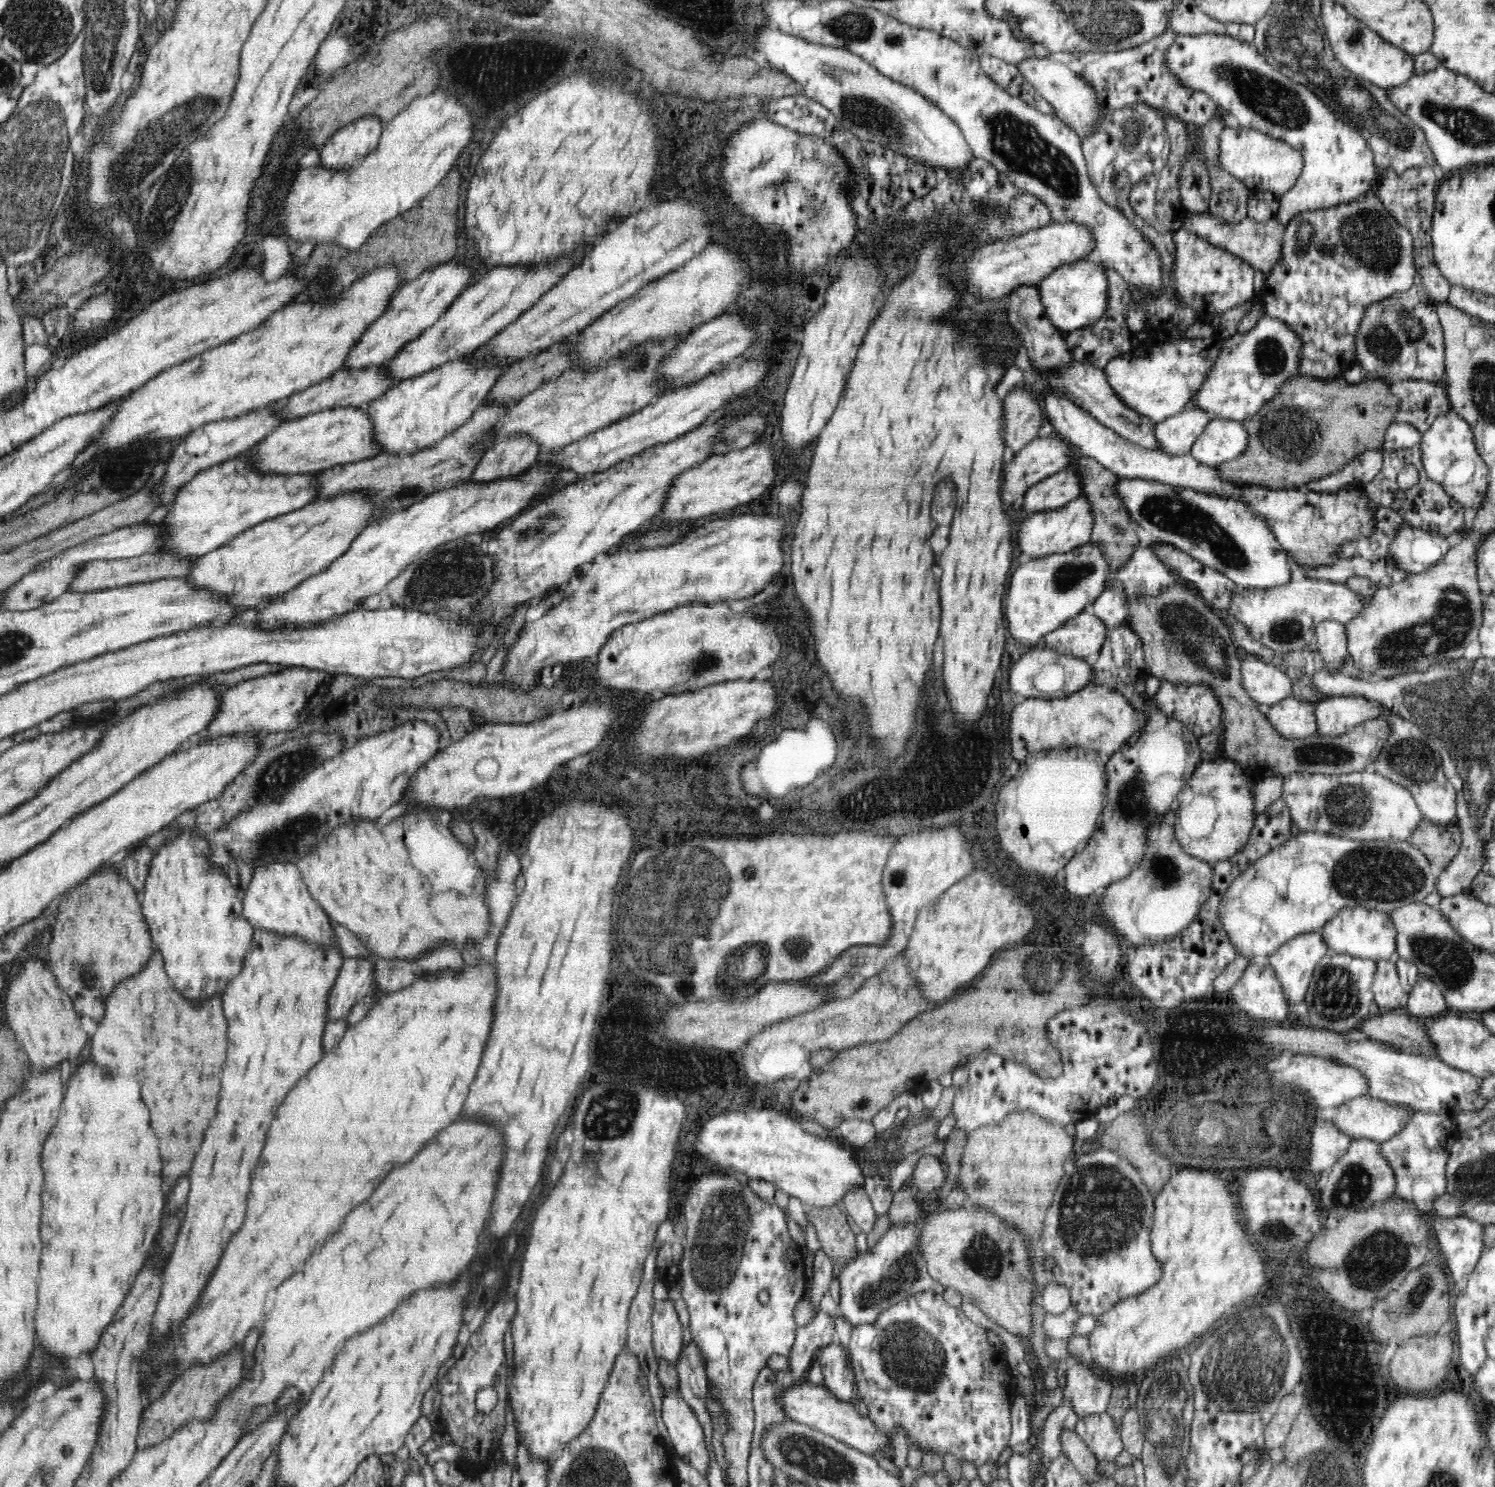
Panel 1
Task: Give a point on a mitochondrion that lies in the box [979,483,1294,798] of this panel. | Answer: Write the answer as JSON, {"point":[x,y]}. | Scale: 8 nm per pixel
{"point":[1177,516]}

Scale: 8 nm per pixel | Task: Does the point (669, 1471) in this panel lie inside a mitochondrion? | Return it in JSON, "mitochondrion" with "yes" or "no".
{"mitochondrion":"no"}

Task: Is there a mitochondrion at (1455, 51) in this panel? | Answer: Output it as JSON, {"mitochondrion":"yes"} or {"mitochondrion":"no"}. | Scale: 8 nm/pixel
{"mitochondrion":"no"}

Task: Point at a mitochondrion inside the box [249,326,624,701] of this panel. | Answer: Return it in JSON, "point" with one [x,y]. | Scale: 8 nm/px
{"point":[457,572]}

